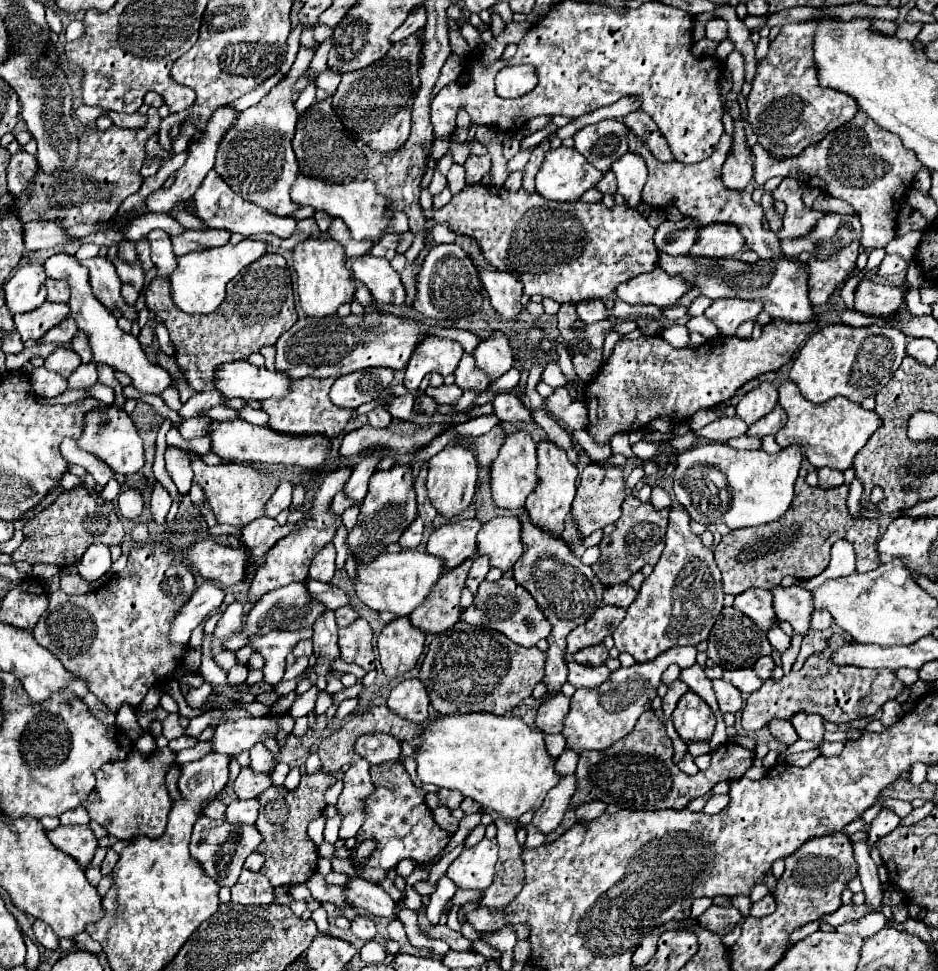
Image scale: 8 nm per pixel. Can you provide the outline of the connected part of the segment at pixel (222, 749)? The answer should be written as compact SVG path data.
M288 712L268 714L260 718L242 718L216 722L216 732L212 736L214 752L236 756L240 752L248 752L256 742L264 742L266 736L276 738L278 732L292 734L296 720Z

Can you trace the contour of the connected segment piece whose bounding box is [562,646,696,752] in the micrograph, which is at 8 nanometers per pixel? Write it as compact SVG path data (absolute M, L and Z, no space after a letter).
M674 646L662 652L654 662L634 664L630 668L618 668L612 672L610 680L598 688L580 688L570 698L570 712L564 722L562 734L566 736L566 746L578 752L582 750L606 750L620 738L624 738L636 724L642 712L646 712L660 686L660 676L670 664L688 668L696 662L696 646Z

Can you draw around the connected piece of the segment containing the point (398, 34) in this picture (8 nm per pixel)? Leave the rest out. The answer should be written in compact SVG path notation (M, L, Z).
M421 5L416 11L411 12L400 28L395 30L394 34L390 37L391 42L395 44L396 42L407 38L424 27L425 23L426 10L425 7Z

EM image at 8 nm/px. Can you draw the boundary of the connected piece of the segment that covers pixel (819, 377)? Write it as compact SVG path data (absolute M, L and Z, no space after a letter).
M828 324L818 332L814 332L808 338L808 342L802 346L790 370L790 380L794 380L794 384L800 388L804 398L814 404L826 402L838 394L846 396L852 402L862 402L868 396L876 396L888 384L888 380L894 376L894 372L898 370L898 366L906 356L906 344L908 338L898 328L890 328L890 326L850 328L846 324Z

